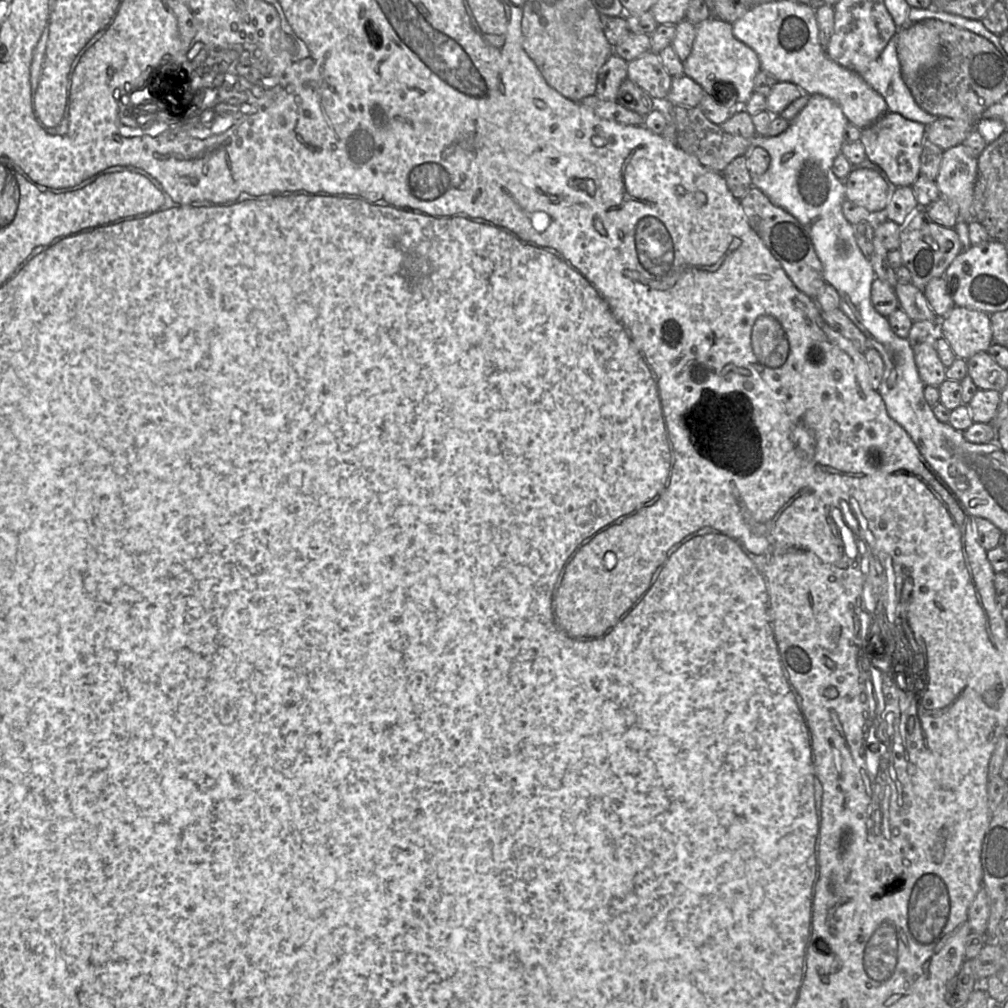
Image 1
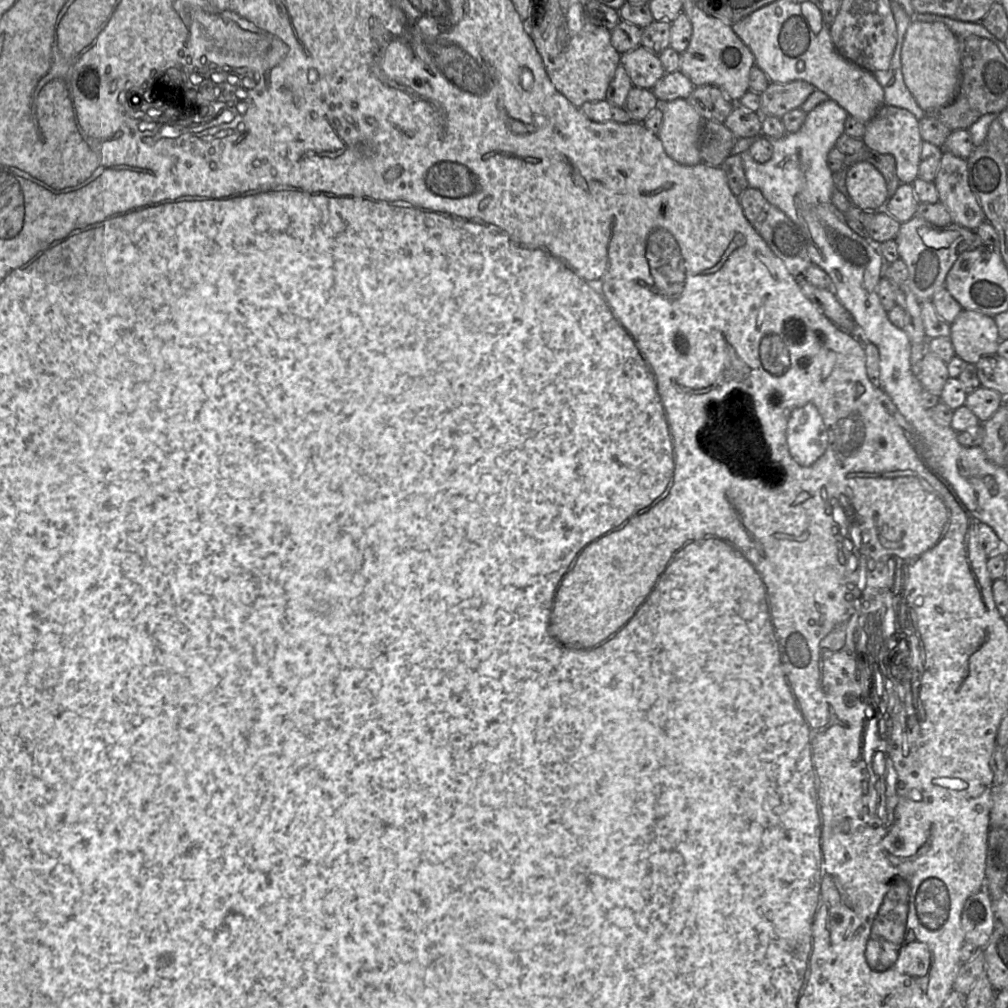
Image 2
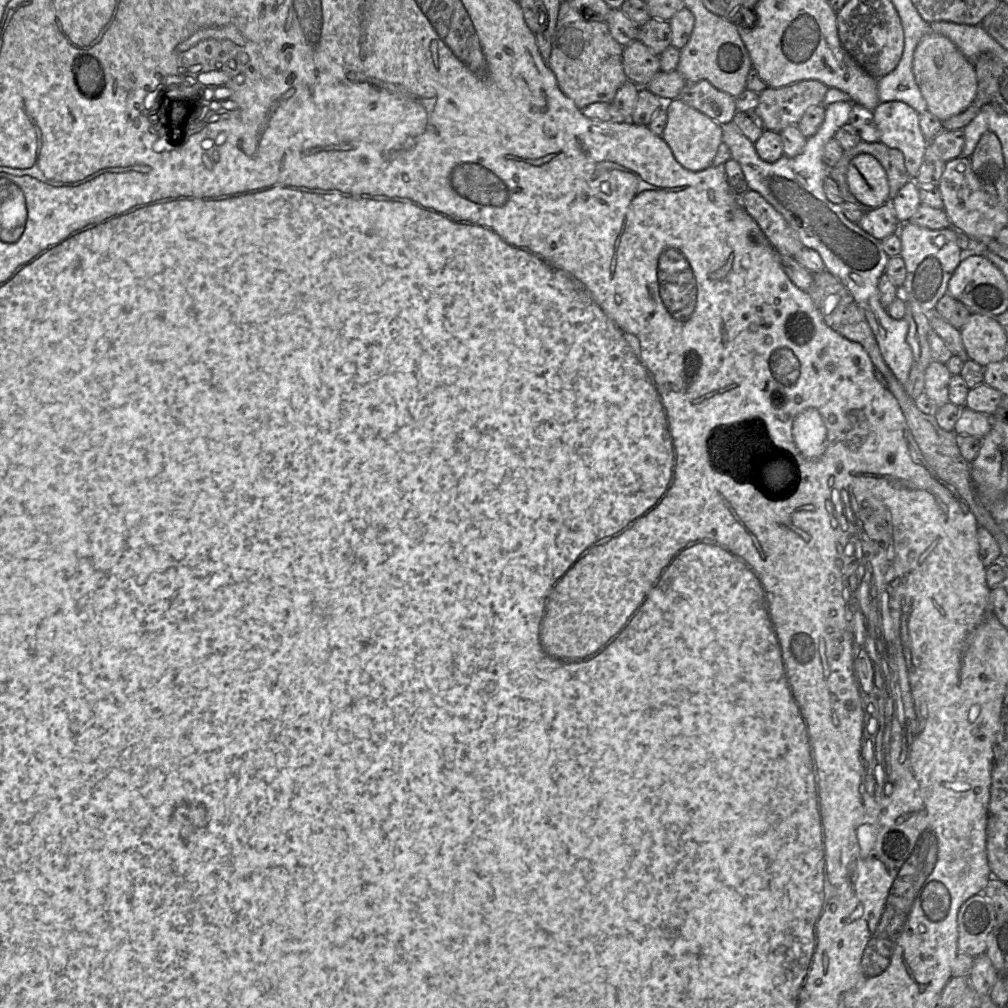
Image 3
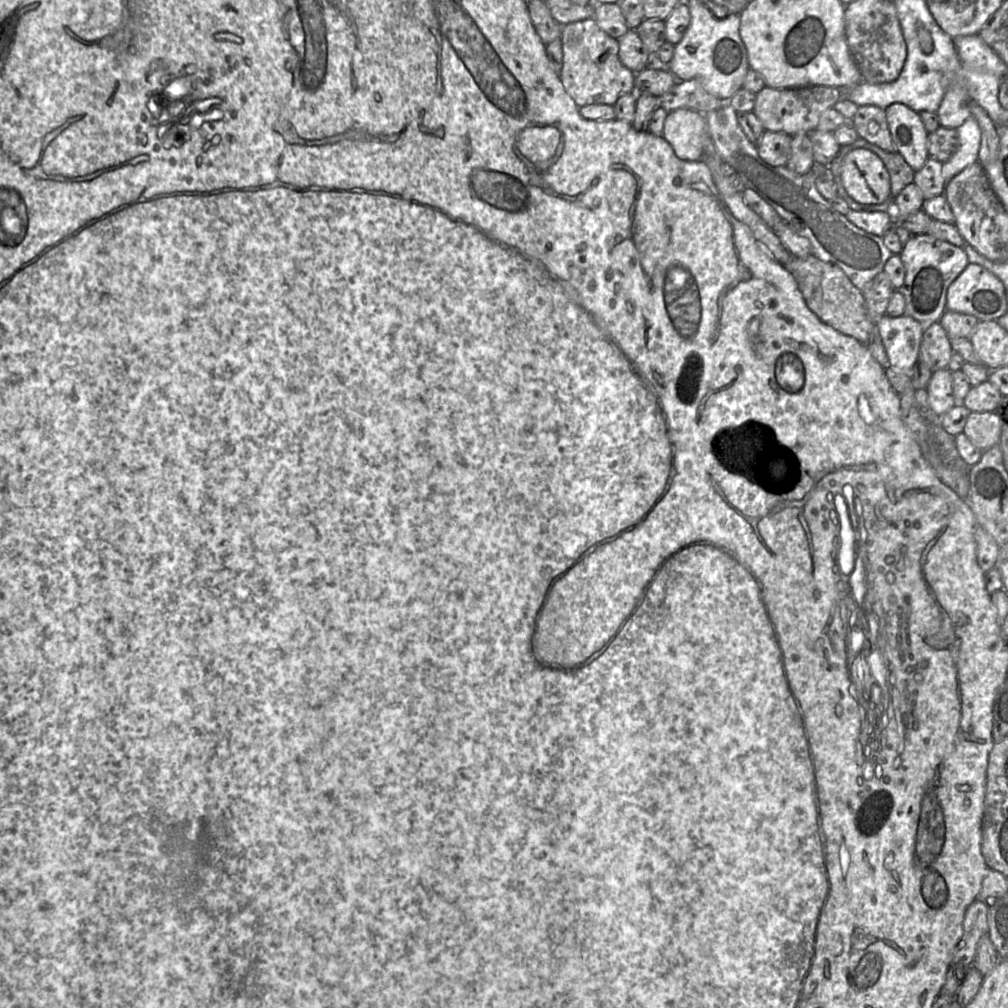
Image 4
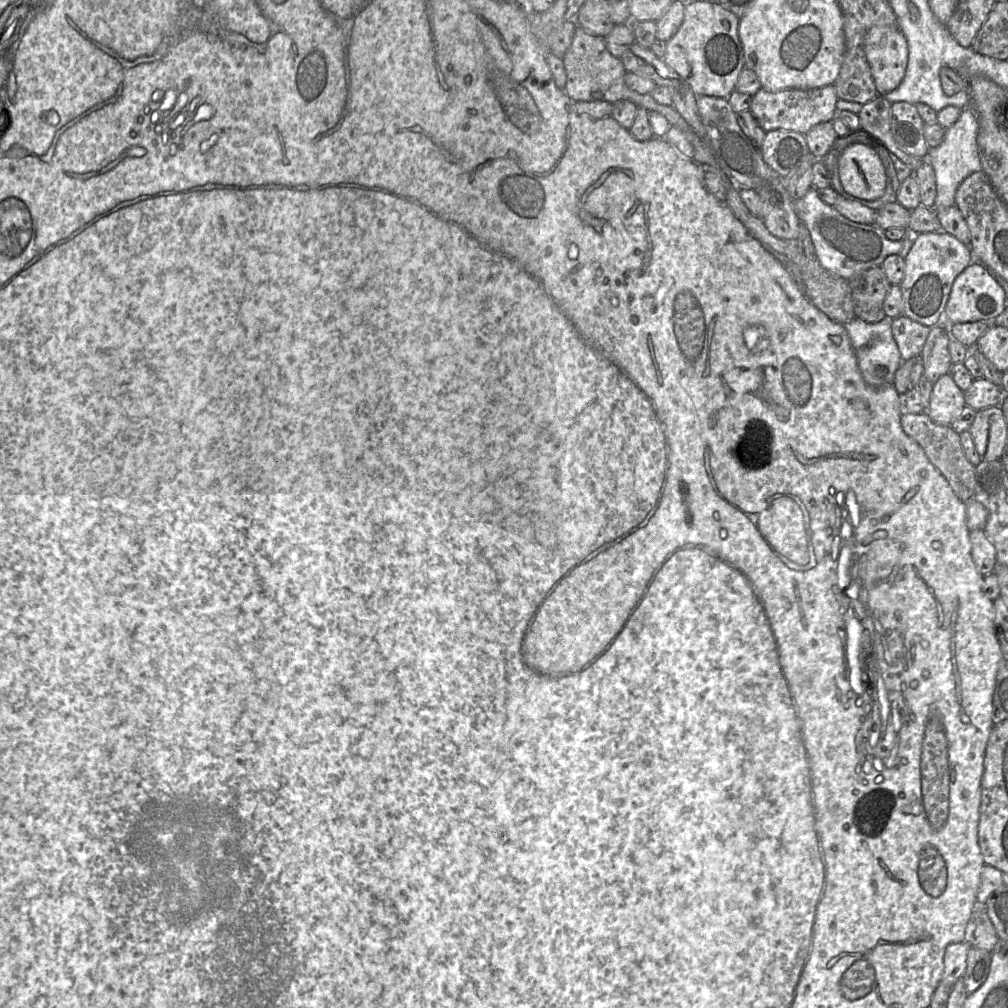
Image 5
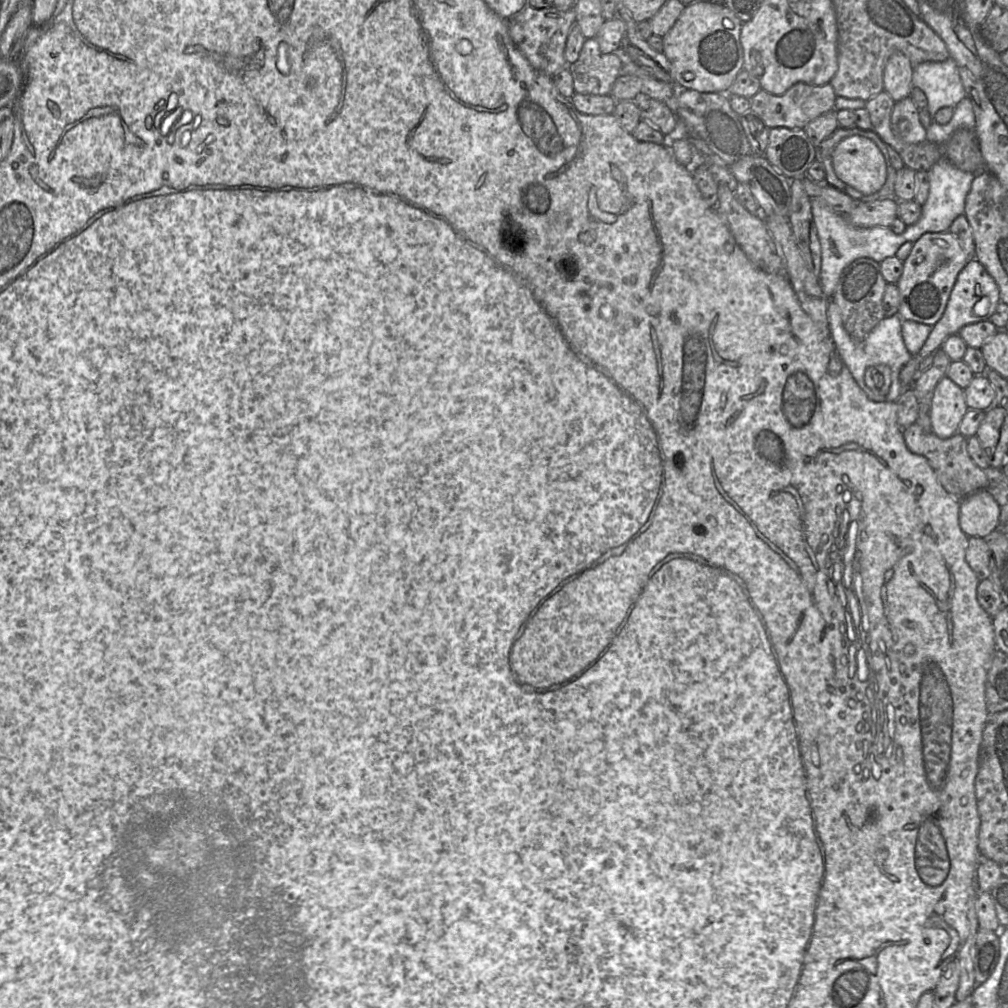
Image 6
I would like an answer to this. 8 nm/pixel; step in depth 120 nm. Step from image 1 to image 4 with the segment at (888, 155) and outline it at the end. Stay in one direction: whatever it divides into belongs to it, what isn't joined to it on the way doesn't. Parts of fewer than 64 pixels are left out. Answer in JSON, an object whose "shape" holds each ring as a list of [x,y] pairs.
{"shape":[[[892,103],[885,108],[888,128],[897,151],[916,172],[929,157],[928,132],[919,113],[902,103]]]}

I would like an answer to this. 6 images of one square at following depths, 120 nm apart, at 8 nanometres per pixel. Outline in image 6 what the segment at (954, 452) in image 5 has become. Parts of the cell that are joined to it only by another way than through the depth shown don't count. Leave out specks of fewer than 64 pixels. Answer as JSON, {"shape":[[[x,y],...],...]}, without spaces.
{"shape":[[[914,423],[903,430],[903,435],[908,449],[927,459],[942,487],[955,499],[962,500],[978,490],[986,489],[987,473],[972,460],[967,450],[968,440],[959,432],[942,439],[933,432],[924,432],[917,423]]]}

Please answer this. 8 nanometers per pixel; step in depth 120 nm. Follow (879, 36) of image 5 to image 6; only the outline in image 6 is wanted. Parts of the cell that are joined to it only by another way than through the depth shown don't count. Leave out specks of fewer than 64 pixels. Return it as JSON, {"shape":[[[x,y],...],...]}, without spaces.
{"shape":[[[894,52],[887,60],[883,71],[883,90],[895,101],[910,97],[913,68],[902,52]]]}

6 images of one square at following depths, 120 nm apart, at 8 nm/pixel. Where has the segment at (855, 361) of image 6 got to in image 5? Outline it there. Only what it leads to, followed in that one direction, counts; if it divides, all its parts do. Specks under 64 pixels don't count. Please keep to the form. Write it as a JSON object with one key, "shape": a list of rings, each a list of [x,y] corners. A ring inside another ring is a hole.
{"shape":[[[885,316],[880,322],[868,323],[858,318],[853,318],[844,325],[852,346],[854,348],[859,369],[864,381],[873,387],[880,387],[883,384],[893,384],[896,371],[904,362],[897,343],[892,333],[893,318]],[[883,365],[888,371],[885,377],[876,377],[876,366]]]}

